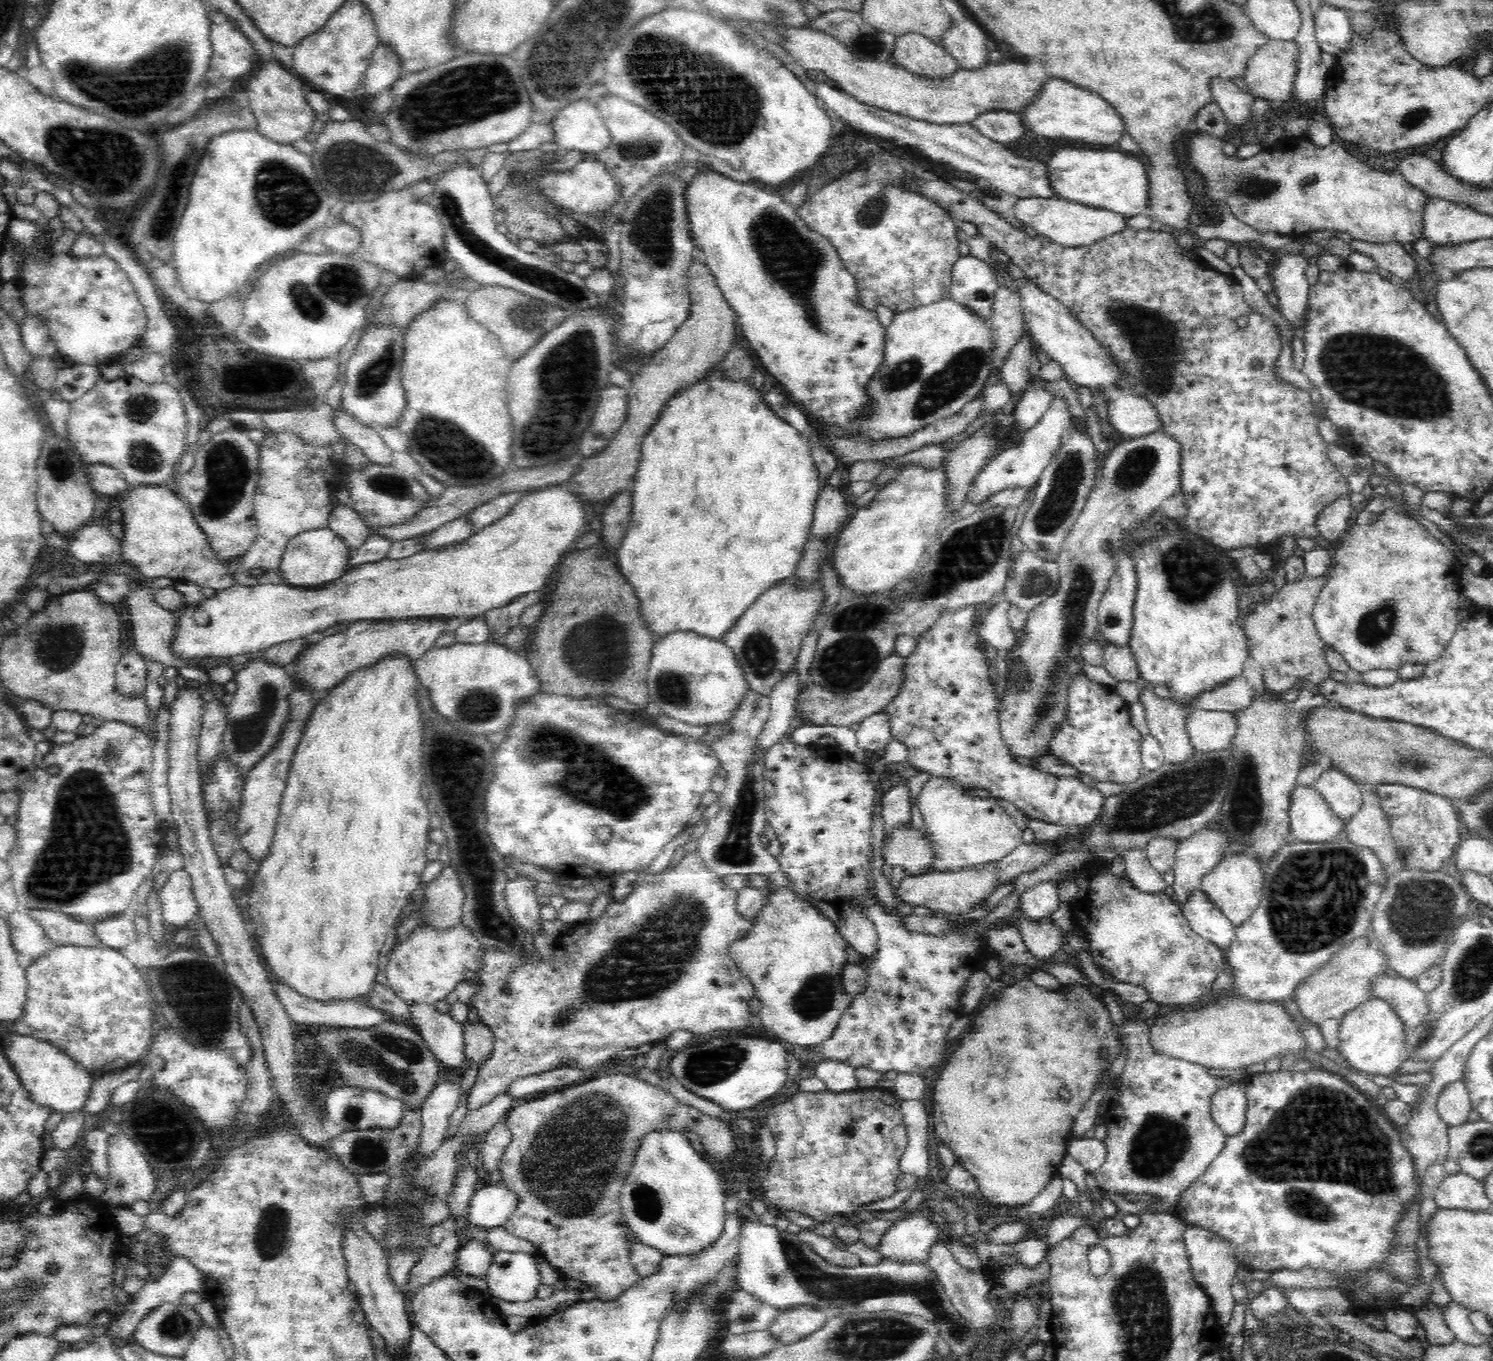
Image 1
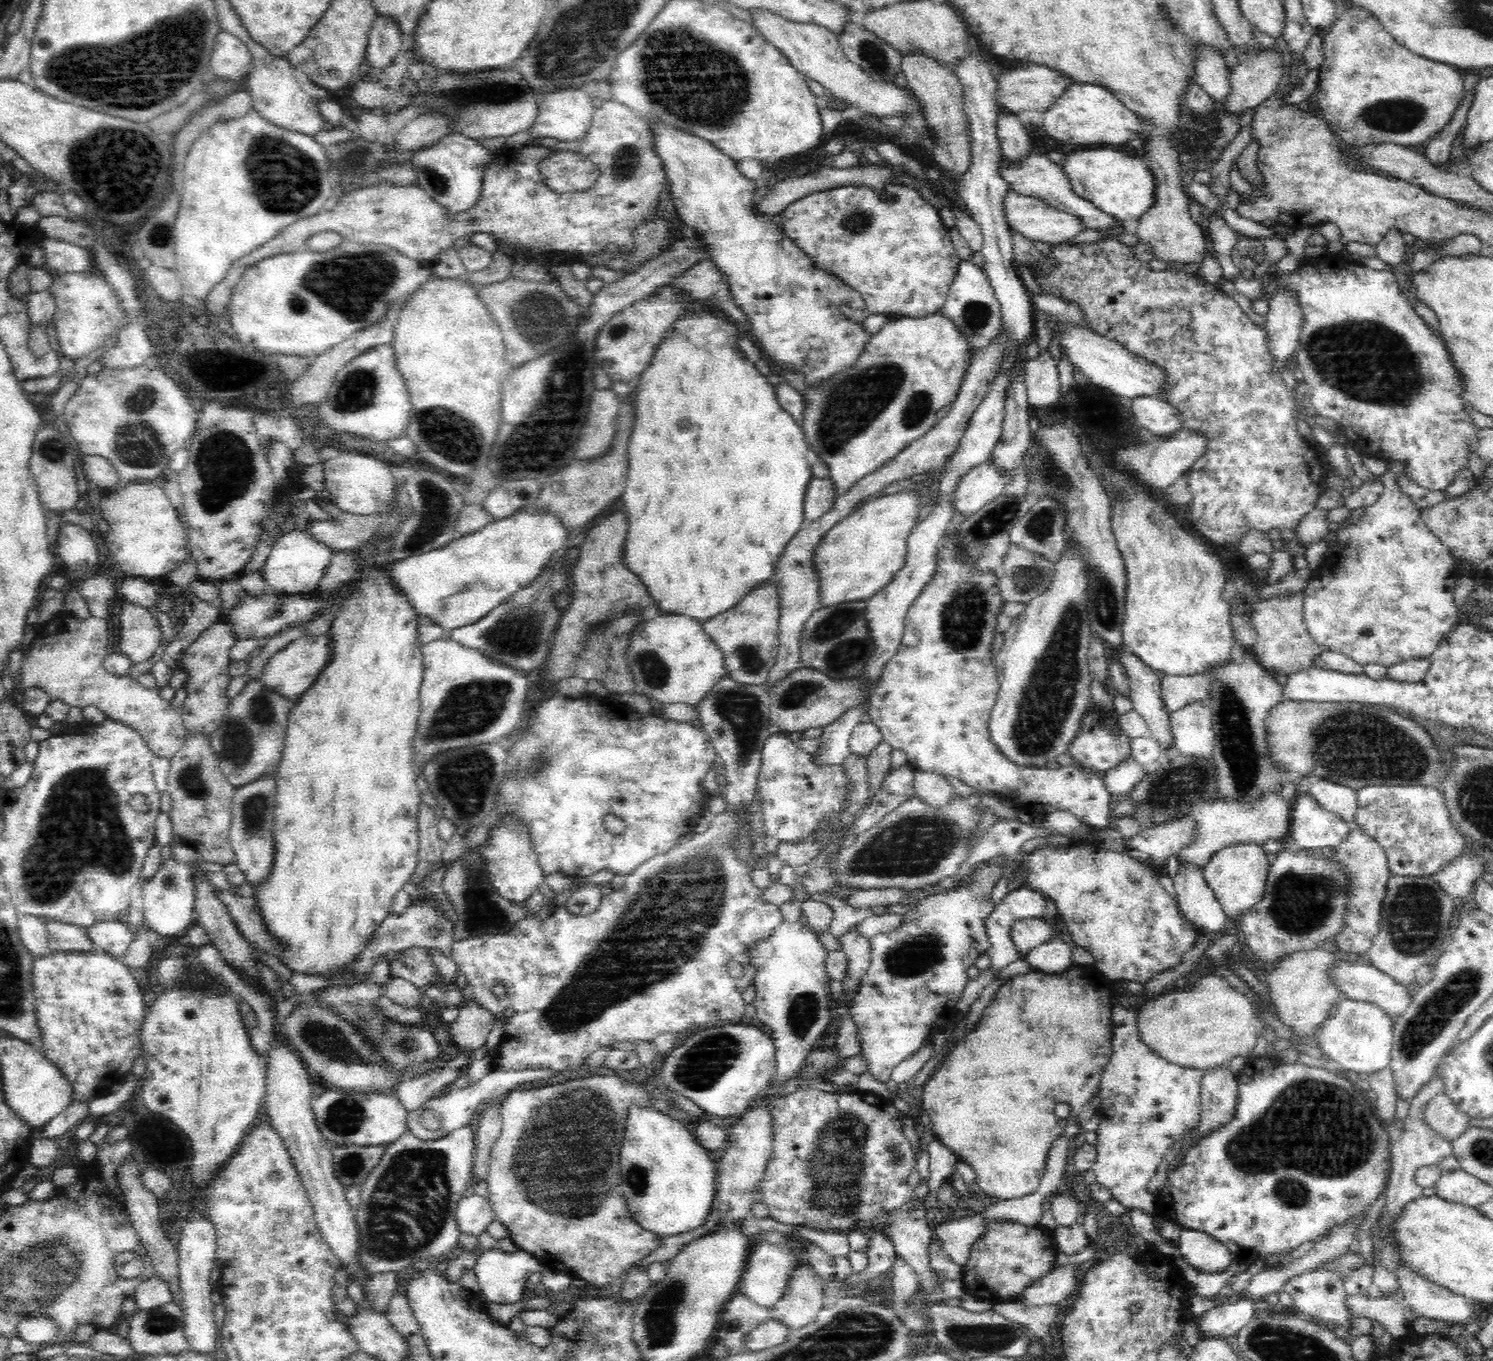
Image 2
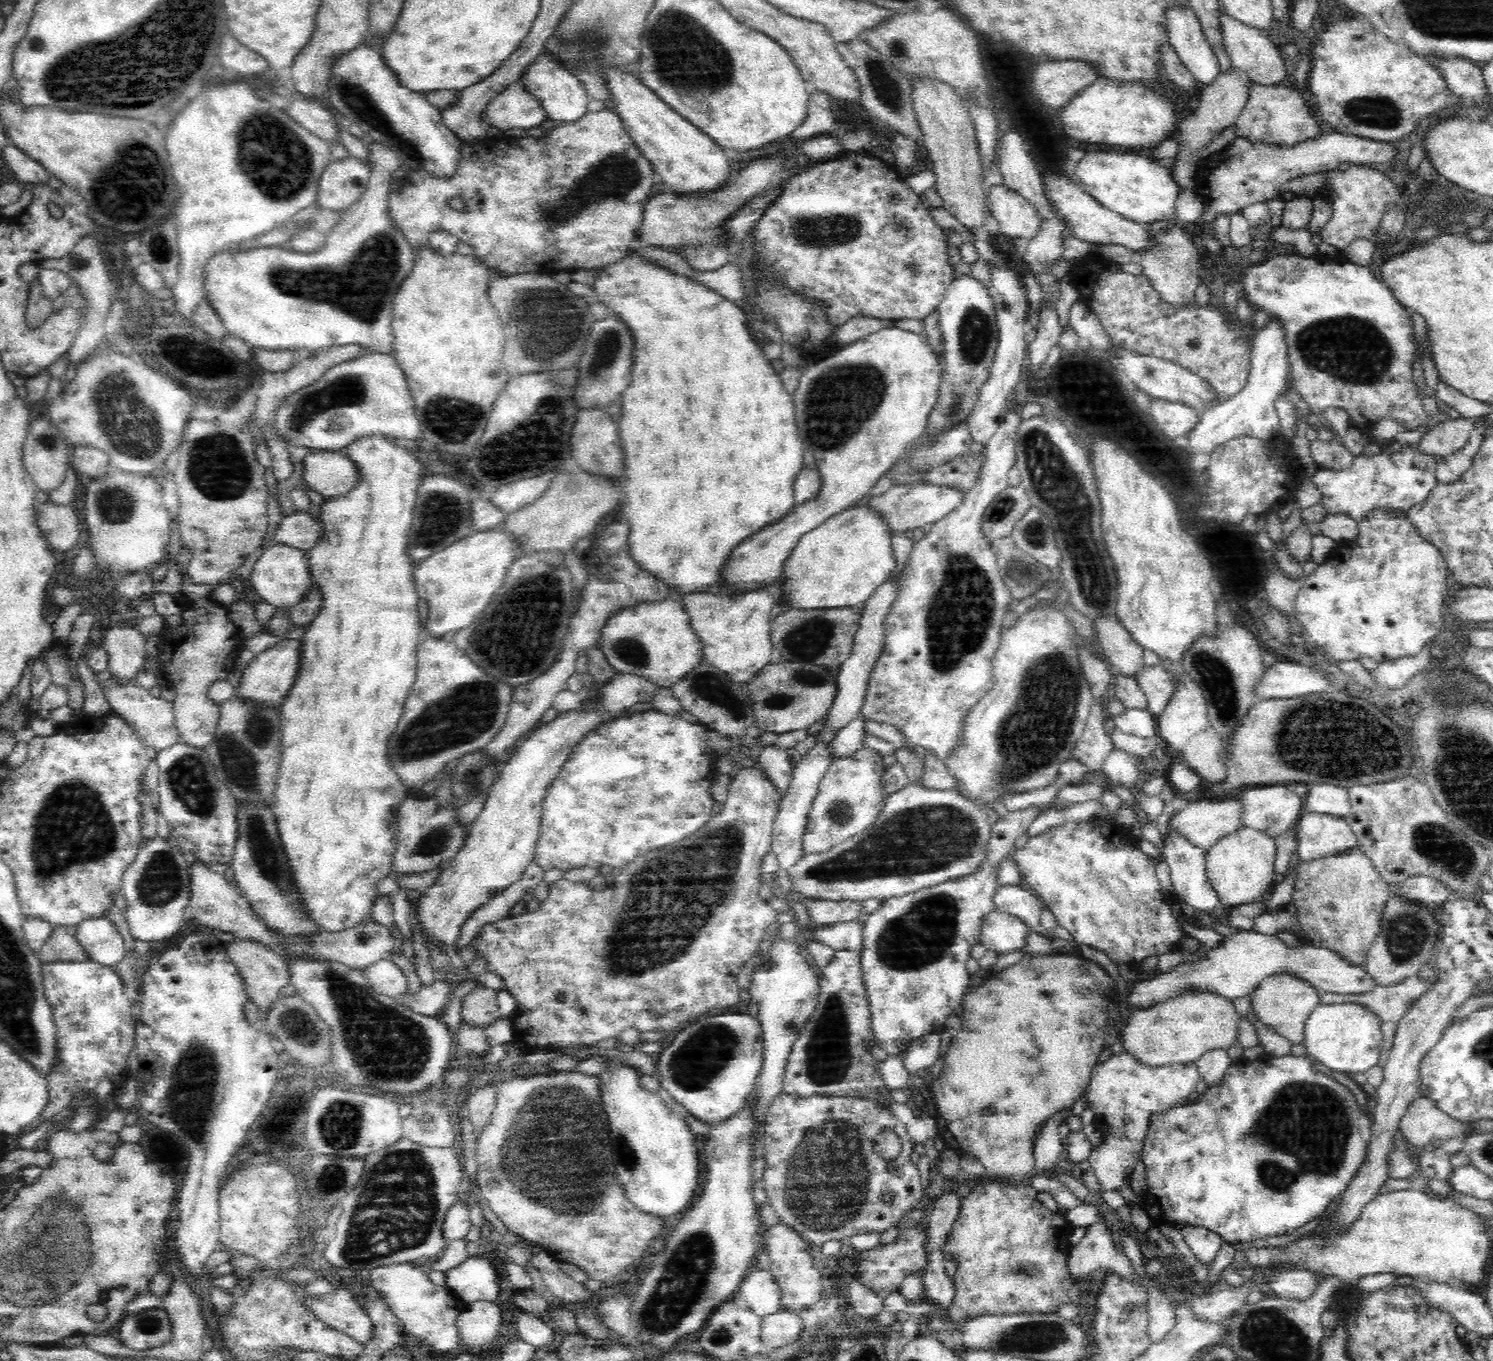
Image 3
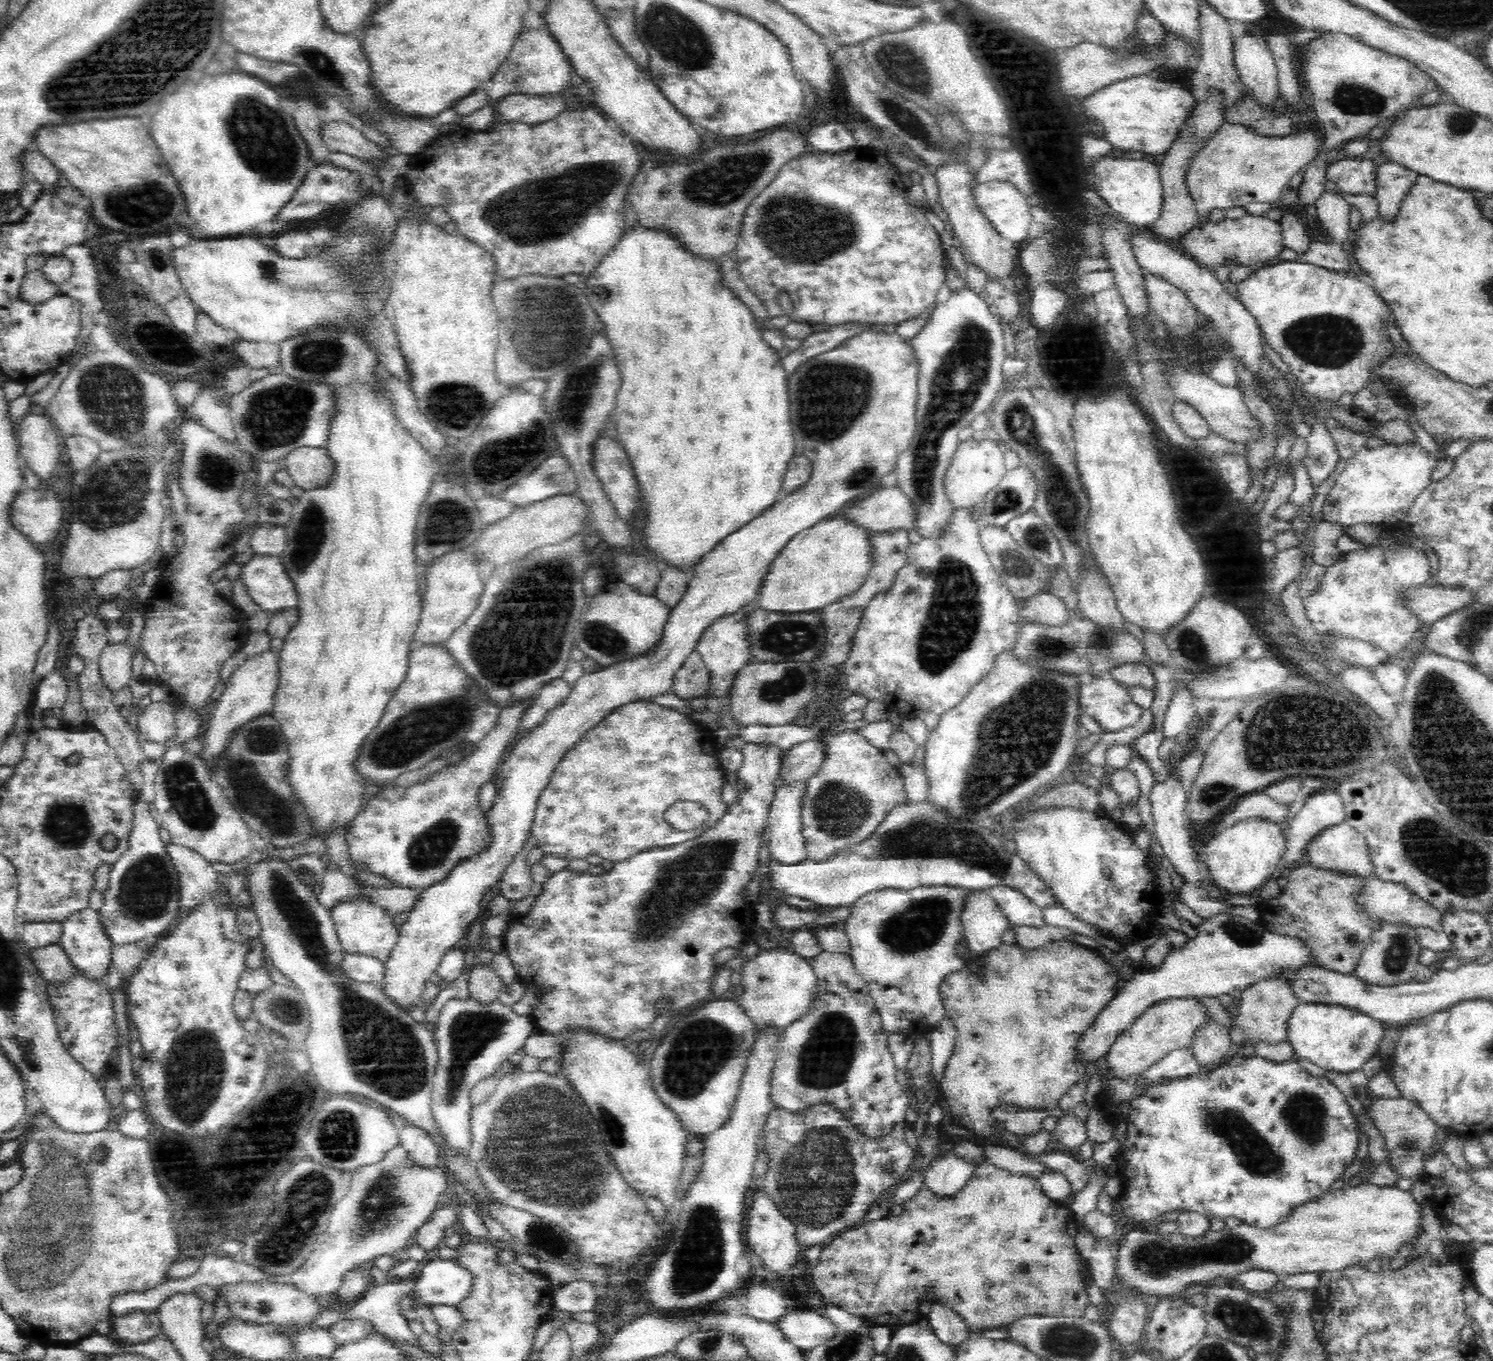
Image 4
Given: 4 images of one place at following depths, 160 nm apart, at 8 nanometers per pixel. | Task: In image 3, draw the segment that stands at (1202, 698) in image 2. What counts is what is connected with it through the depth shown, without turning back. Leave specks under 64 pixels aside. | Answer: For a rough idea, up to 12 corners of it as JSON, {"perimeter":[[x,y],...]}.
{"perimeter":[[1162,665],[1134,676],[1147,708],[1162,714],[1176,692],[1176,677]]}

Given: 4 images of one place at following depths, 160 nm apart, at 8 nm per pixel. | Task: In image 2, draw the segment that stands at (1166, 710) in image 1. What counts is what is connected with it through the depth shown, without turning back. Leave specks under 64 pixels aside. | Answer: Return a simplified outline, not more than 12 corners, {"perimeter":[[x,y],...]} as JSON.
{"perimeter":[[1116,648],[1129,699],[1163,753],[1173,747],[1170,714],[1154,670]]}

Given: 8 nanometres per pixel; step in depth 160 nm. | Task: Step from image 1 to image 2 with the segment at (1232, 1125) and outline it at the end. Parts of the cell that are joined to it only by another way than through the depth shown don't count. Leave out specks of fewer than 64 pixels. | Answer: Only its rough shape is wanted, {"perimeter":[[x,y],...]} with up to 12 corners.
{"perimeter":[[1227,1064],[1206,1069],[1200,1137],[1236,1112],[1238,1080]]}

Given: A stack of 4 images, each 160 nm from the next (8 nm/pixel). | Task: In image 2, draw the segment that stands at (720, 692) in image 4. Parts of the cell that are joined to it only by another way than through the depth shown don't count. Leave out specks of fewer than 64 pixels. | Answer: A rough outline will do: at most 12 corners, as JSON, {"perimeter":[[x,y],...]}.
{"perimeter":[[748,592],[702,628],[729,676],[765,685],[778,654],[780,595]]}

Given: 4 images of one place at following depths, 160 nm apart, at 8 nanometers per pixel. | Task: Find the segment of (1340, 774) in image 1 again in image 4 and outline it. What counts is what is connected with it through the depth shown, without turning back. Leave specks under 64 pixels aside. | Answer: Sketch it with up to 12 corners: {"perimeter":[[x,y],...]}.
{"perimeter":[[1324,787],[1305,798],[1290,823],[1280,864],[1288,871],[1327,826],[1344,822],[1344,801]]}

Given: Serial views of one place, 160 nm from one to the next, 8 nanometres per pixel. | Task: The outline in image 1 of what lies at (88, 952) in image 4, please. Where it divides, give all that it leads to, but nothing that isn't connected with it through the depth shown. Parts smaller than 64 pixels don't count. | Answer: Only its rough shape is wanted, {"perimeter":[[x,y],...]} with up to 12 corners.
{"perimeter":[[130,912],[95,922],[103,947],[125,949],[138,939]]}

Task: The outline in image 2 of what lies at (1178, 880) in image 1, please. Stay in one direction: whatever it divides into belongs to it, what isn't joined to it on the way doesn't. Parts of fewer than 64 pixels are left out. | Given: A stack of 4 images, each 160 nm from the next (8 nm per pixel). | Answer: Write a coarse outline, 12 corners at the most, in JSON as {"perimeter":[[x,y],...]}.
{"perimeter":[[1275,793],[1254,802],[1192,806],[1195,839],[1179,864],[1204,869],[1232,844],[1288,839],[1291,808]]}

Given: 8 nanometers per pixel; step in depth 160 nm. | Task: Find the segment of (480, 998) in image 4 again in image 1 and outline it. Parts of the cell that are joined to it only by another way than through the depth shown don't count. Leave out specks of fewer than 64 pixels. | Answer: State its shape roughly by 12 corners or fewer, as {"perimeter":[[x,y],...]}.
{"perimeter":[[481,1021],[463,1024],[469,1063],[488,1061],[495,1034]]}

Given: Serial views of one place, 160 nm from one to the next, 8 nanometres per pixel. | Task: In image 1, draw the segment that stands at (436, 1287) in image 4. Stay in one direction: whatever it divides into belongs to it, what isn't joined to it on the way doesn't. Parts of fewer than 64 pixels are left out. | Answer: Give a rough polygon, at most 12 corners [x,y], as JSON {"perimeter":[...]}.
{"perimeter":[[500,1251],[486,1272],[489,1296],[534,1300],[536,1254]]}

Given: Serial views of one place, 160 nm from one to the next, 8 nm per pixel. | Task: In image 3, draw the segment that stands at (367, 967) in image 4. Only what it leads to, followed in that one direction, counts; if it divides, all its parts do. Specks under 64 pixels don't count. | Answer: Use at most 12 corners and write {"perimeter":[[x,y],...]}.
{"perimeter":[[391,959],[378,960],[362,975],[373,990],[398,999],[408,978]]}

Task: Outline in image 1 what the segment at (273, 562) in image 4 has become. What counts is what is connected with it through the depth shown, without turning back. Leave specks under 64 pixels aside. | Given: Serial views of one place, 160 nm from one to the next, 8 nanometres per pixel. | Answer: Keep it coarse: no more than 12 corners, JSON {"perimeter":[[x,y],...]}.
{"perimeter":[[328,527],[286,544],[282,582],[307,588],[350,570],[349,545]]}

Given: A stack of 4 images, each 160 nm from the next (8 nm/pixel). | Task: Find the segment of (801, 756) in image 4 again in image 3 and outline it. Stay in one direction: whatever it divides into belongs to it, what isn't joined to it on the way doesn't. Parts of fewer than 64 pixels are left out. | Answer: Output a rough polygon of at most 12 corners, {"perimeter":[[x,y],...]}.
{"perimeter":[[858,714],[830,742],[834,759],[864,748],[865,720]]}

